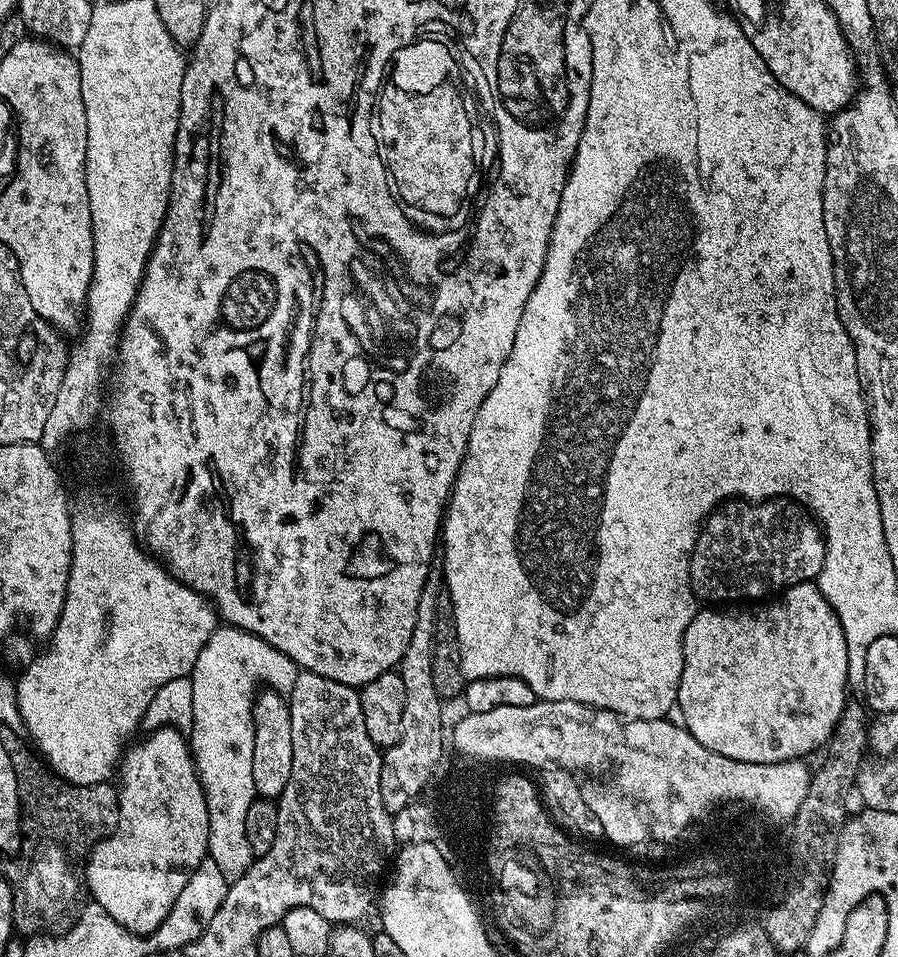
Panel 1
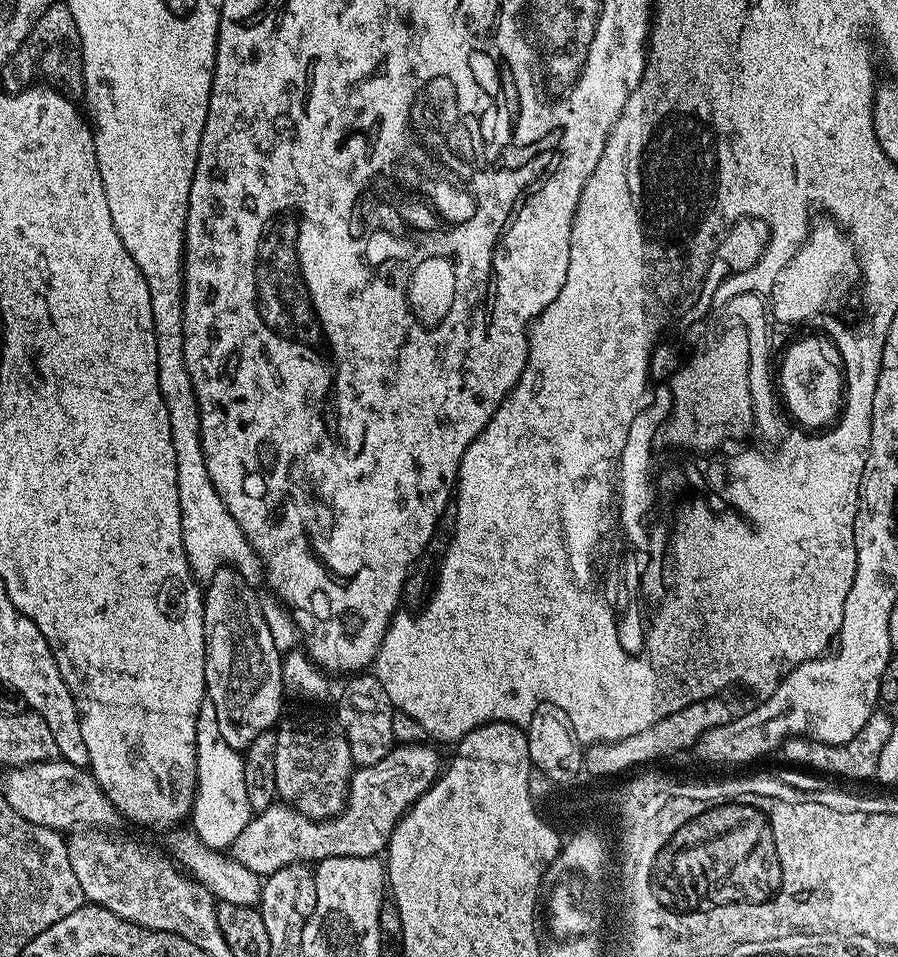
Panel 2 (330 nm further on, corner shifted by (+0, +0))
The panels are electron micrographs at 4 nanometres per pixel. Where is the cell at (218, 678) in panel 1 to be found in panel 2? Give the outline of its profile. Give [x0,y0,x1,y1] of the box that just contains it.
[190,698,254,850]

